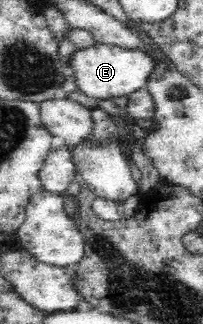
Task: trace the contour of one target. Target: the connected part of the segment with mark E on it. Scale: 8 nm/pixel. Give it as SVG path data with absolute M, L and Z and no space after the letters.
M98 44L90 49L76 50L72 54L69 66L76 73L77 89L88 97L111 99L124 96L146 88L154 70L158 68L158 59L150 50L141 46L117 46L117 44Z

